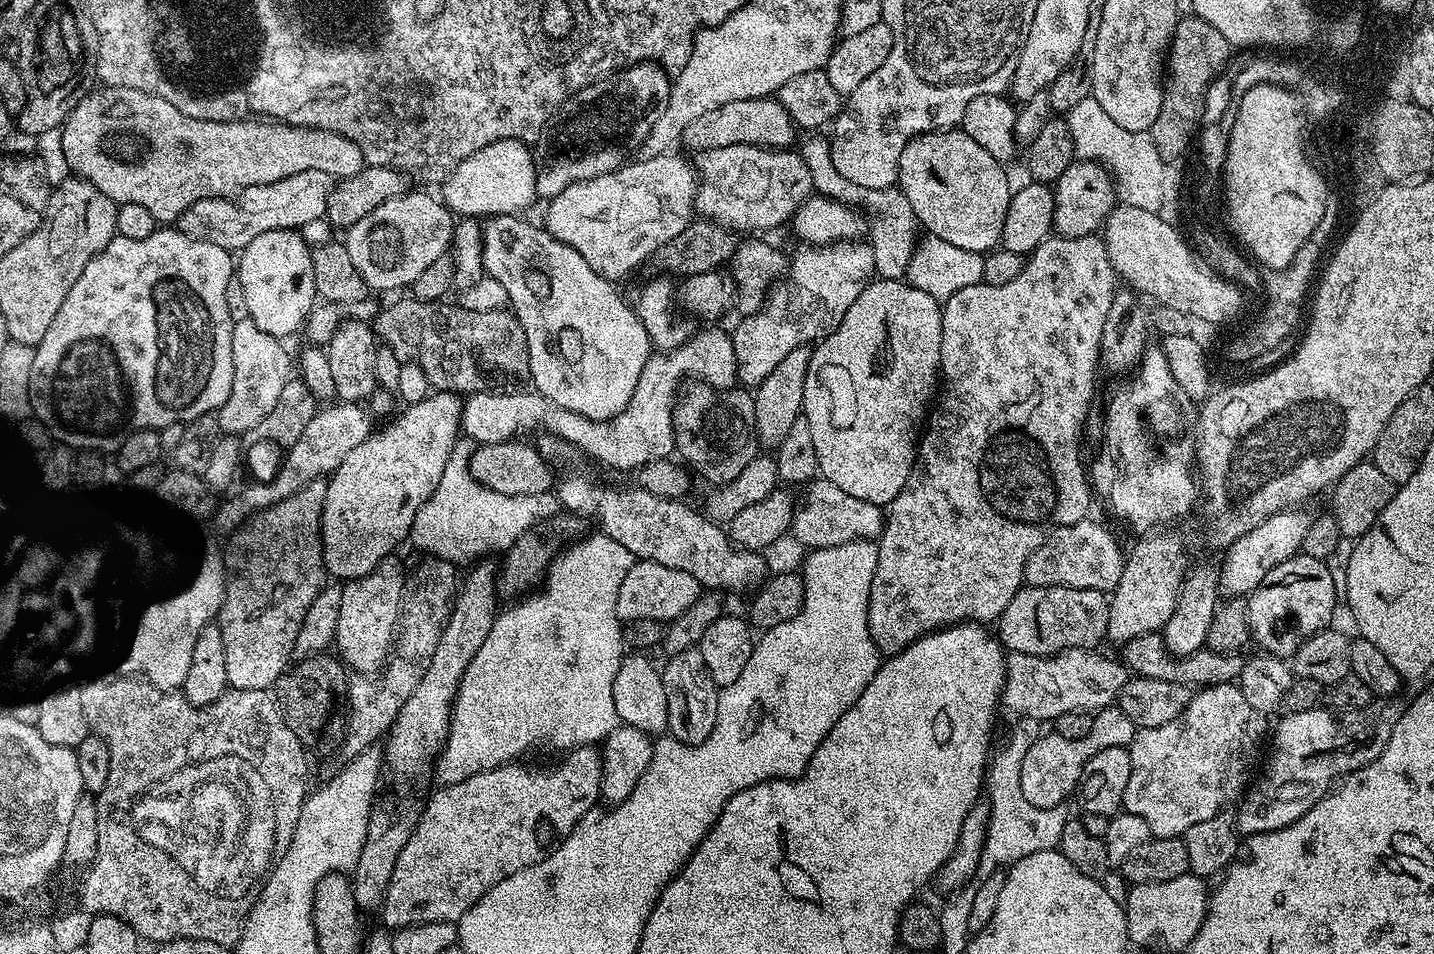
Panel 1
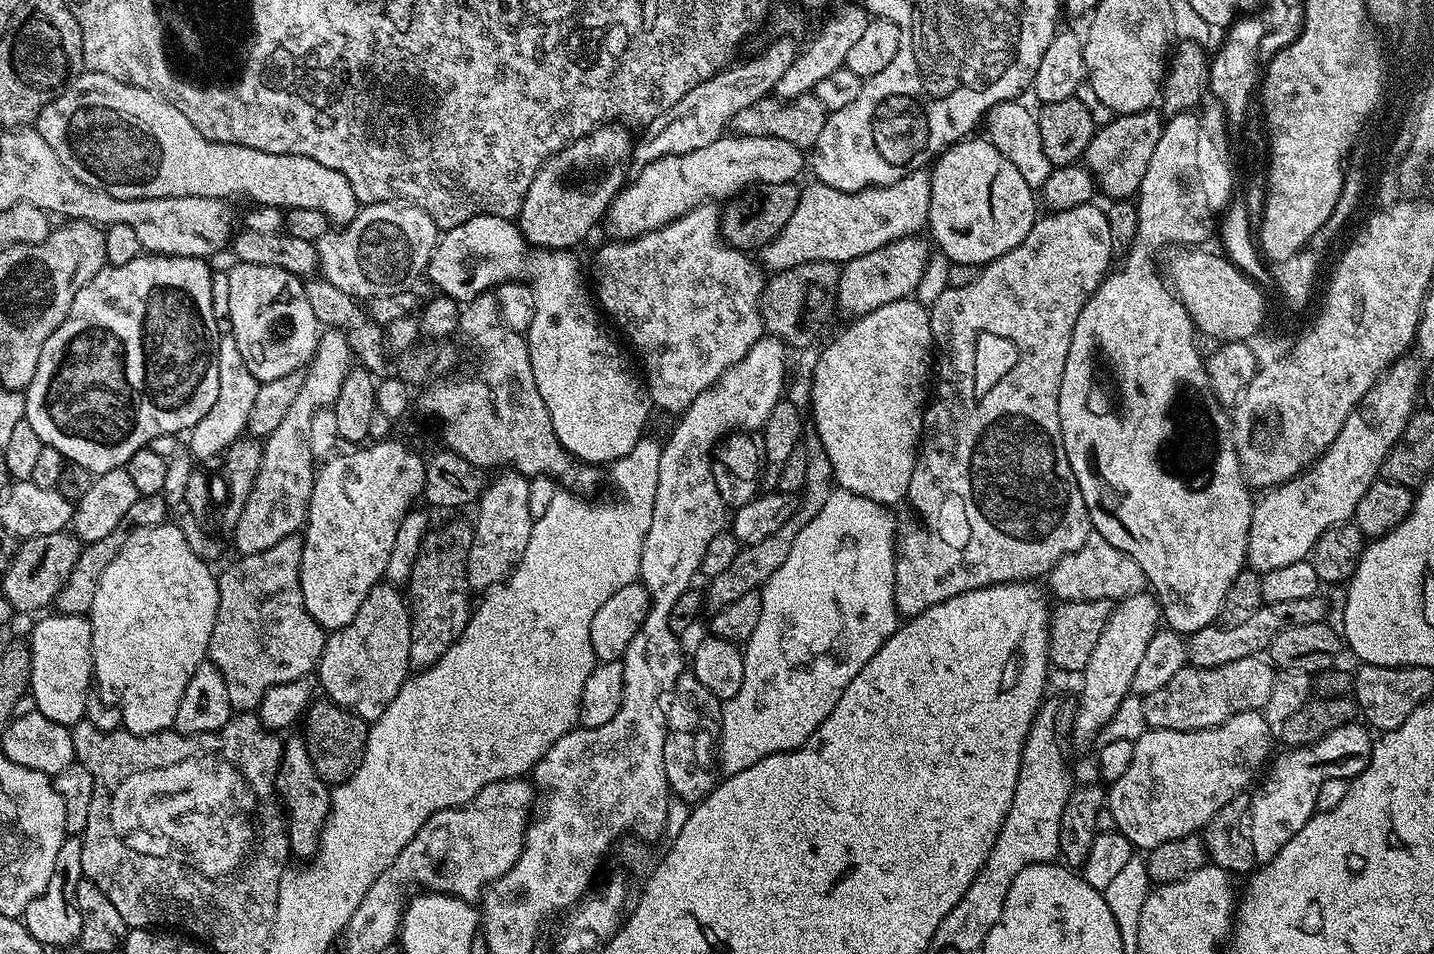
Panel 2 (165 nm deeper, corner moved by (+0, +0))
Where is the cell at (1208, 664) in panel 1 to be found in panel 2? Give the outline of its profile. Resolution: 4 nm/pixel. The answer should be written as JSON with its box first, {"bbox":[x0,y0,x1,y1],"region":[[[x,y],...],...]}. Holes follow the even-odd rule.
{"bbox":[1187,594,1328,668],"region":[[[1317,594],[1290,602],[1265,603],[1264,607],[1254,610],[1254,614],[1239,626],[1227,628],[1225,624],[1217,622],[1191,633],[1187,637],[1188,664],[1193,668],[1213,668],[1226,666],[1226,662],[1238,662],[1238,658],[1260,656],[1272,645],[1273,638],[1282,634],[1282,630],[1294,626],[1325,623],[1327,616],[1324,615],[1328,612],[1328,604],[1322,596]]]}

